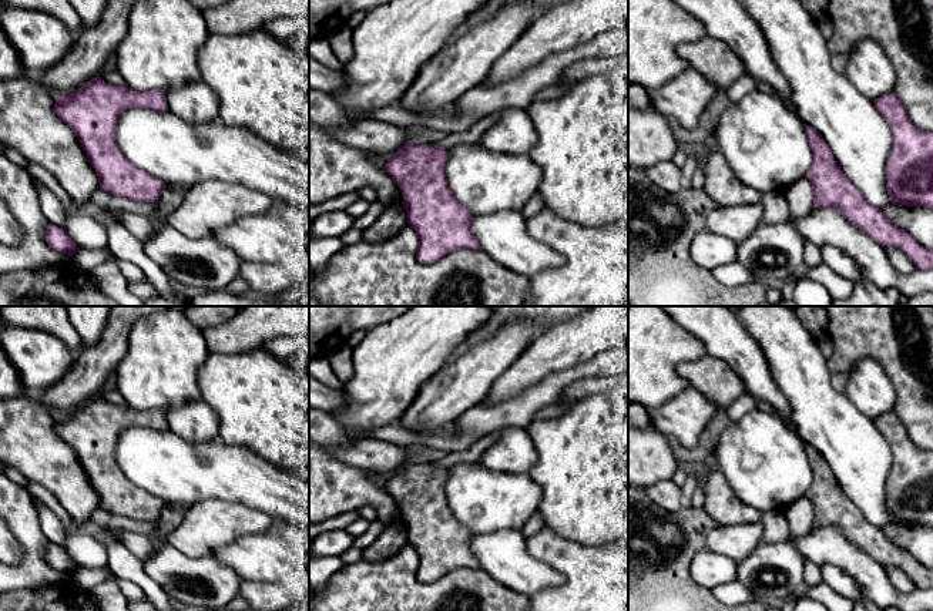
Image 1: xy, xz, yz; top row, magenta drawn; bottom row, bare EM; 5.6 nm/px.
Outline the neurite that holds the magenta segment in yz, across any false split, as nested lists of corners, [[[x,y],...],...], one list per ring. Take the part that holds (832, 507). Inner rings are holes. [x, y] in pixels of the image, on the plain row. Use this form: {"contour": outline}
{"contour": [[[805,444],[813,471],[806,497],[813,506],[812,527],[838,527],[840,533],[882,565],[895,565],[906,573],[916,588],[933,587],[933,568],[920,564],[907,550],[899,547],[885,531],[872,524],[859,507],[843,493],[822,454]]]}

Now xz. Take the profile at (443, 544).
{"contour": [[[409,460],[383,486],[402,510],[407,543],[419,555],[420,583],[436,581],[457,568],[481,570],[471,550],[471,533],[447,506],[447,476],[446,469]]]}

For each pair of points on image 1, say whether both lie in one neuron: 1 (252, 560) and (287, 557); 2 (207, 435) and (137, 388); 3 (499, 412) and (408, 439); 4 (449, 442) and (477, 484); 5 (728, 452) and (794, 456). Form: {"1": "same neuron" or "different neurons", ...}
{"1": "same neuron", "2": "same neuron", "3": "same neuron", "4": "different neurons", "5": "same neuron"}

